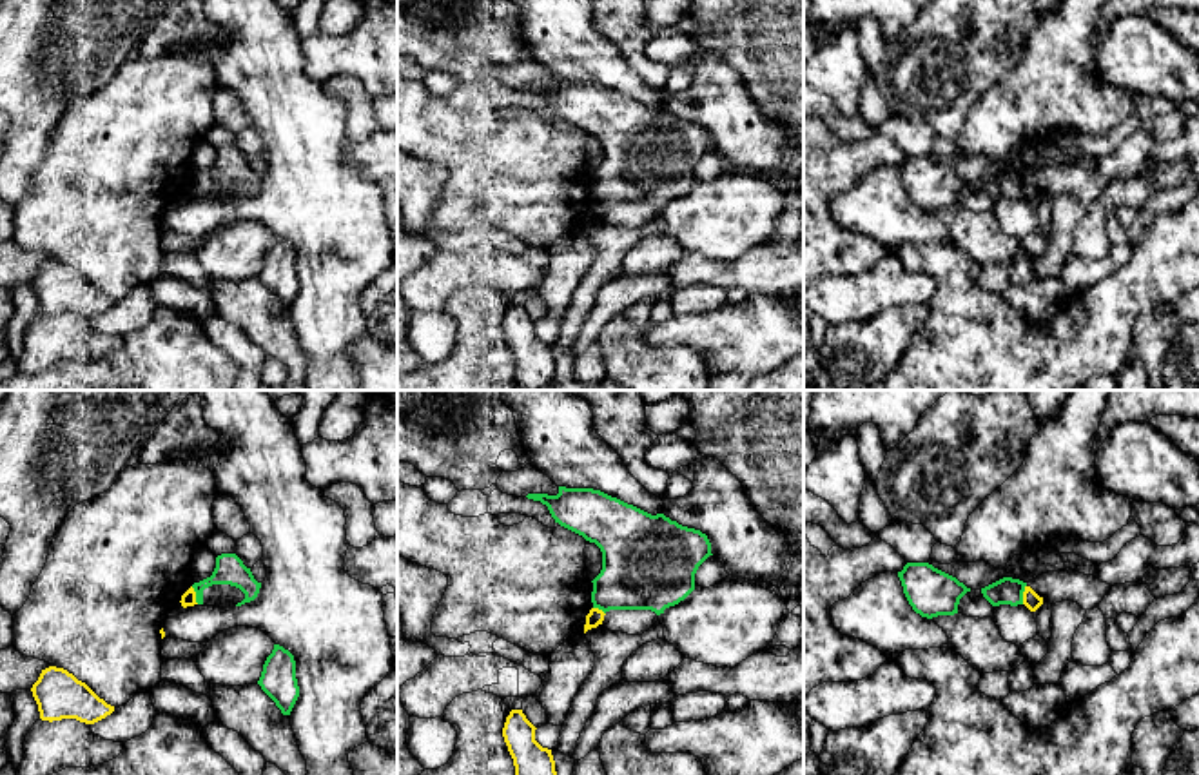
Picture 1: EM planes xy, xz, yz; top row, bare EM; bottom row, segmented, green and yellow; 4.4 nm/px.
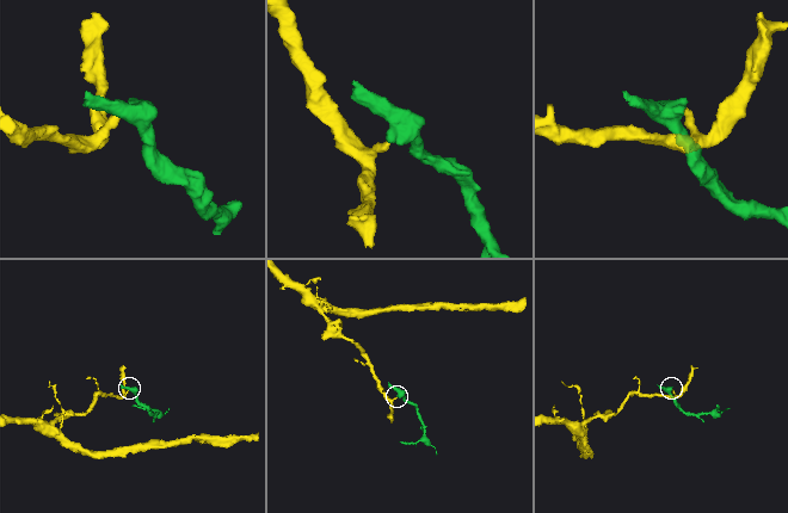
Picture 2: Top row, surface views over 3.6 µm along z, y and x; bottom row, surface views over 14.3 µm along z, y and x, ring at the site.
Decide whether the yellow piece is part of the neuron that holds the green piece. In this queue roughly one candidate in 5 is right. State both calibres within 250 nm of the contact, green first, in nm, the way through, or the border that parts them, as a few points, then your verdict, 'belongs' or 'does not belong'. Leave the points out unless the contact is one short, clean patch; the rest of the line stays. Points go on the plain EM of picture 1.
calibres 120 and 80 nm; border yz (1025, 178), (1022, 196); does not belong

